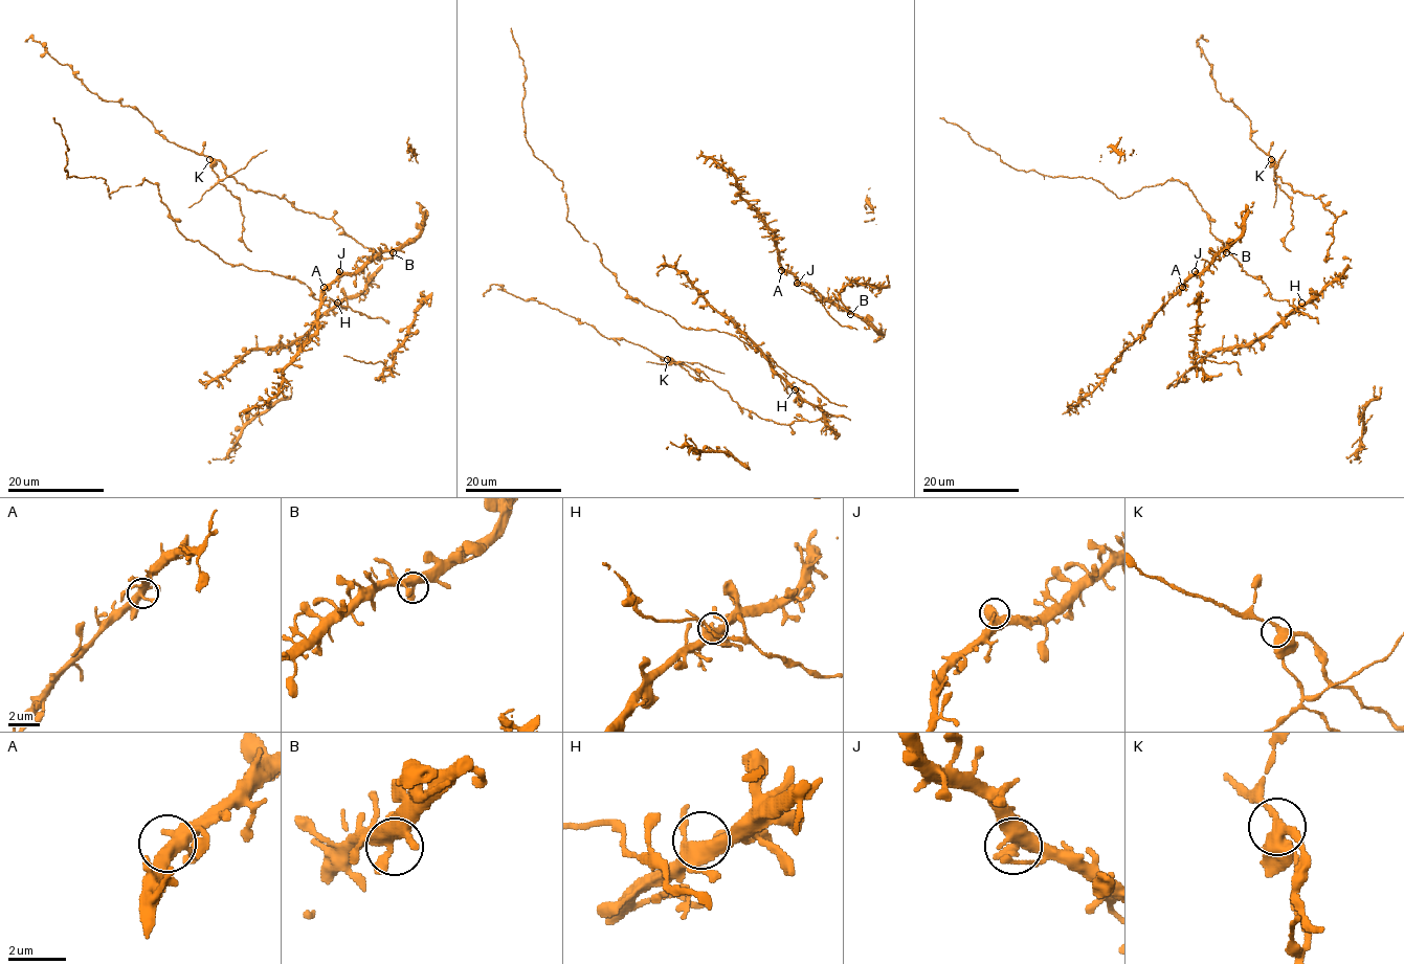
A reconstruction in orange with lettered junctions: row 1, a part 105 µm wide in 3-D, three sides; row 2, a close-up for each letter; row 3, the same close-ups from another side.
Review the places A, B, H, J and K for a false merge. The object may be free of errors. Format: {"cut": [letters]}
{"cut": ["K"]}

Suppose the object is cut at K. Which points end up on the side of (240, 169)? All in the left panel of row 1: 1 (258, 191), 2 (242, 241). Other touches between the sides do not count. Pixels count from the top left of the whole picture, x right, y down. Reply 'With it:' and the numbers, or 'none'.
With it: 2

